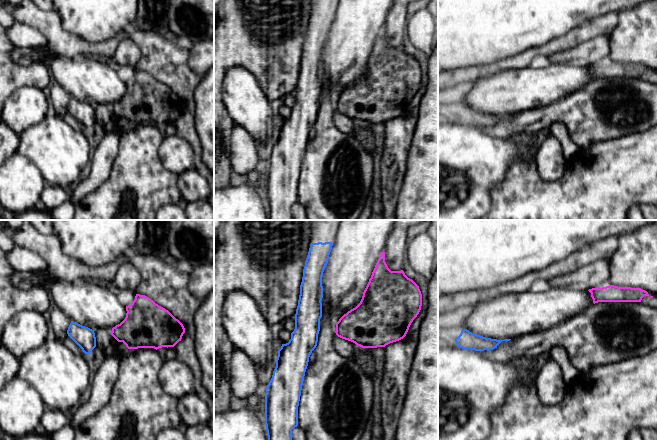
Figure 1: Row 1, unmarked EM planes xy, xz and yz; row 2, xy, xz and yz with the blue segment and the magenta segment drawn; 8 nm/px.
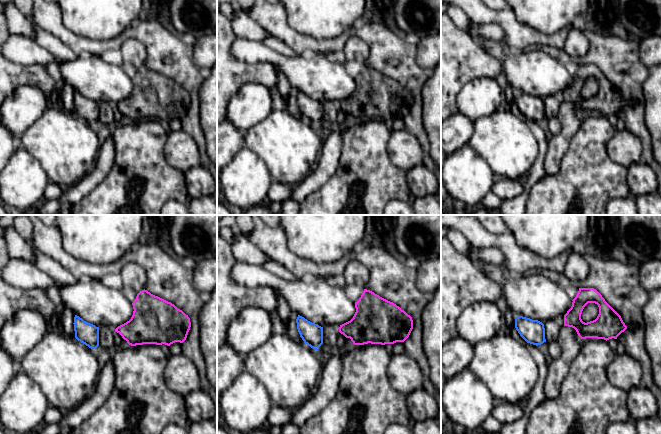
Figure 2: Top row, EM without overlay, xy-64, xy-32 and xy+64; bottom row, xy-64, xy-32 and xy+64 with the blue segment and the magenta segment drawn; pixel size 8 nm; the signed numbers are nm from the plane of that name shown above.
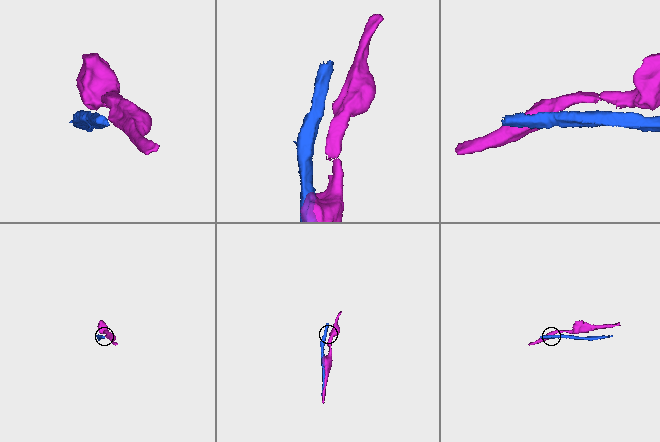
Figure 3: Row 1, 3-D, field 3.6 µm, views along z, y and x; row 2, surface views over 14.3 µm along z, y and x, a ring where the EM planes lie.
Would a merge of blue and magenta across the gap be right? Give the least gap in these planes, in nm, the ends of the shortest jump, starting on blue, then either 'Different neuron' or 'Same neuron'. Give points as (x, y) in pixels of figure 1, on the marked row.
Distance 130 nm. Across: xz (319, 330), (335, 331). Different neuron

